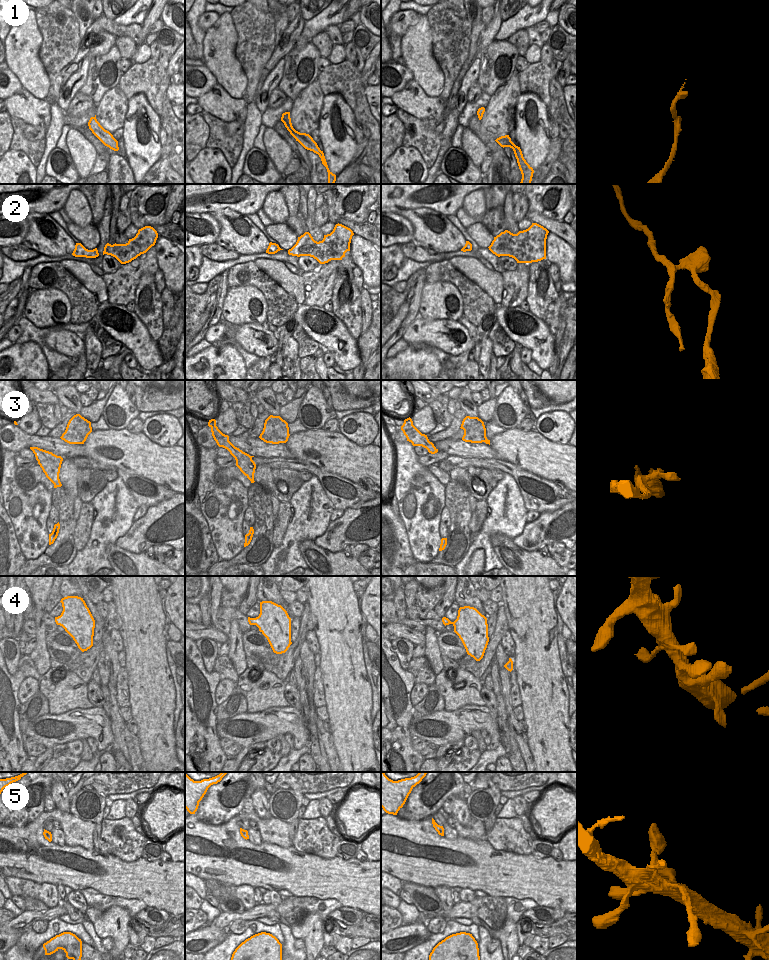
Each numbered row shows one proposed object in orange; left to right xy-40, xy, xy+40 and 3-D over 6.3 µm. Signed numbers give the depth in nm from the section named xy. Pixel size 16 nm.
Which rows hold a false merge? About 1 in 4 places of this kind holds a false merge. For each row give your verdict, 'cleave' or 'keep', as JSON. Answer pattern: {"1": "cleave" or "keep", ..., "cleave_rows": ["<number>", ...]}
{"1": "keep", "2": "cleave", "3": "keep", "4": "keep", "5": "keep", "cleave_rows": ["2"]}

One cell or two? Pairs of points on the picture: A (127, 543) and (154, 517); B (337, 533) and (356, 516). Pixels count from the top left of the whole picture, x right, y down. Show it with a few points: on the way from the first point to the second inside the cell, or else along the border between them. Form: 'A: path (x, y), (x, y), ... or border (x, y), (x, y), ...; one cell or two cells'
A: path (134, 537), (147, 524); one cell
B: path (342, 530), (351, 521); one cell

